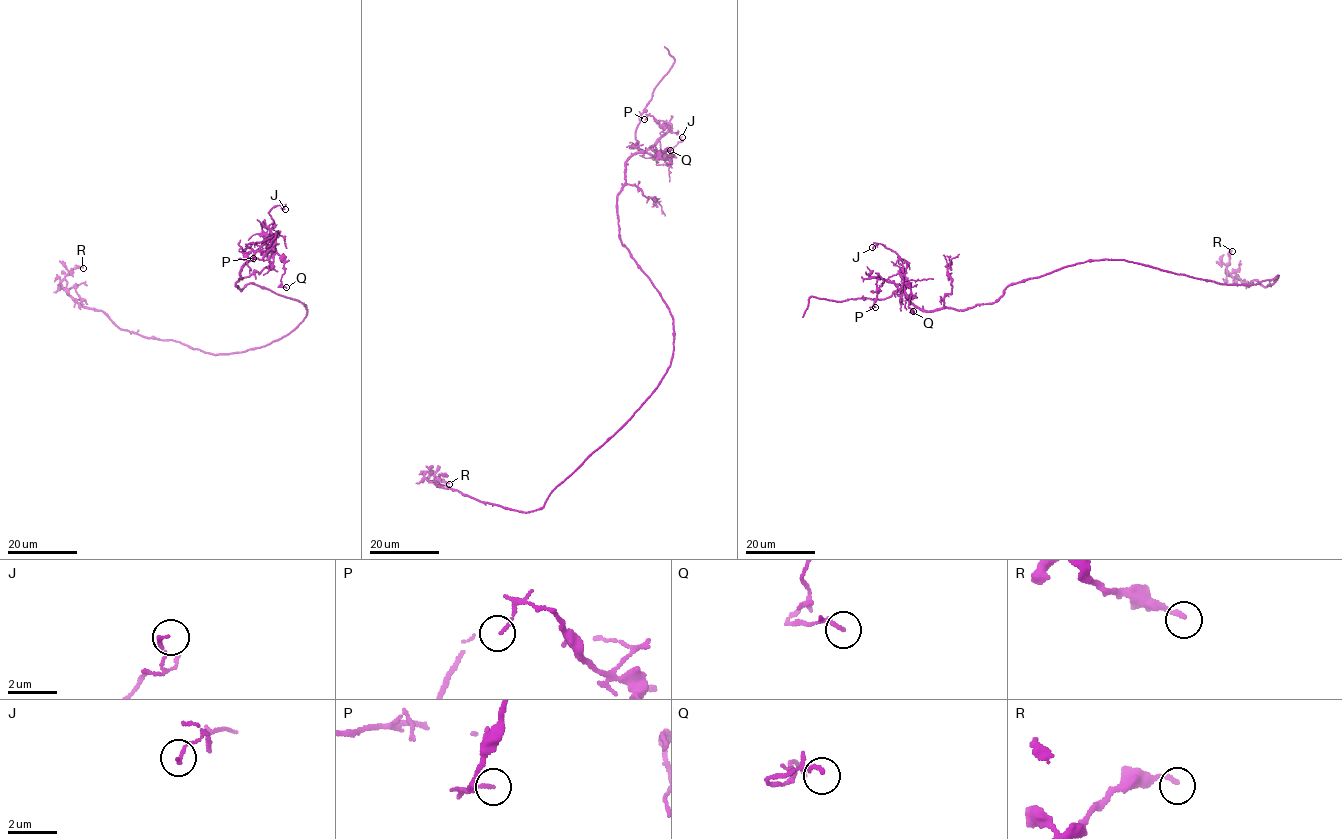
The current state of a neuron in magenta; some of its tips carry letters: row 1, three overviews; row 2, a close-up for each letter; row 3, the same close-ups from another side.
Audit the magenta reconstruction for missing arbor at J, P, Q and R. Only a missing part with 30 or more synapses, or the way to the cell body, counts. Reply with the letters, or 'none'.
none

